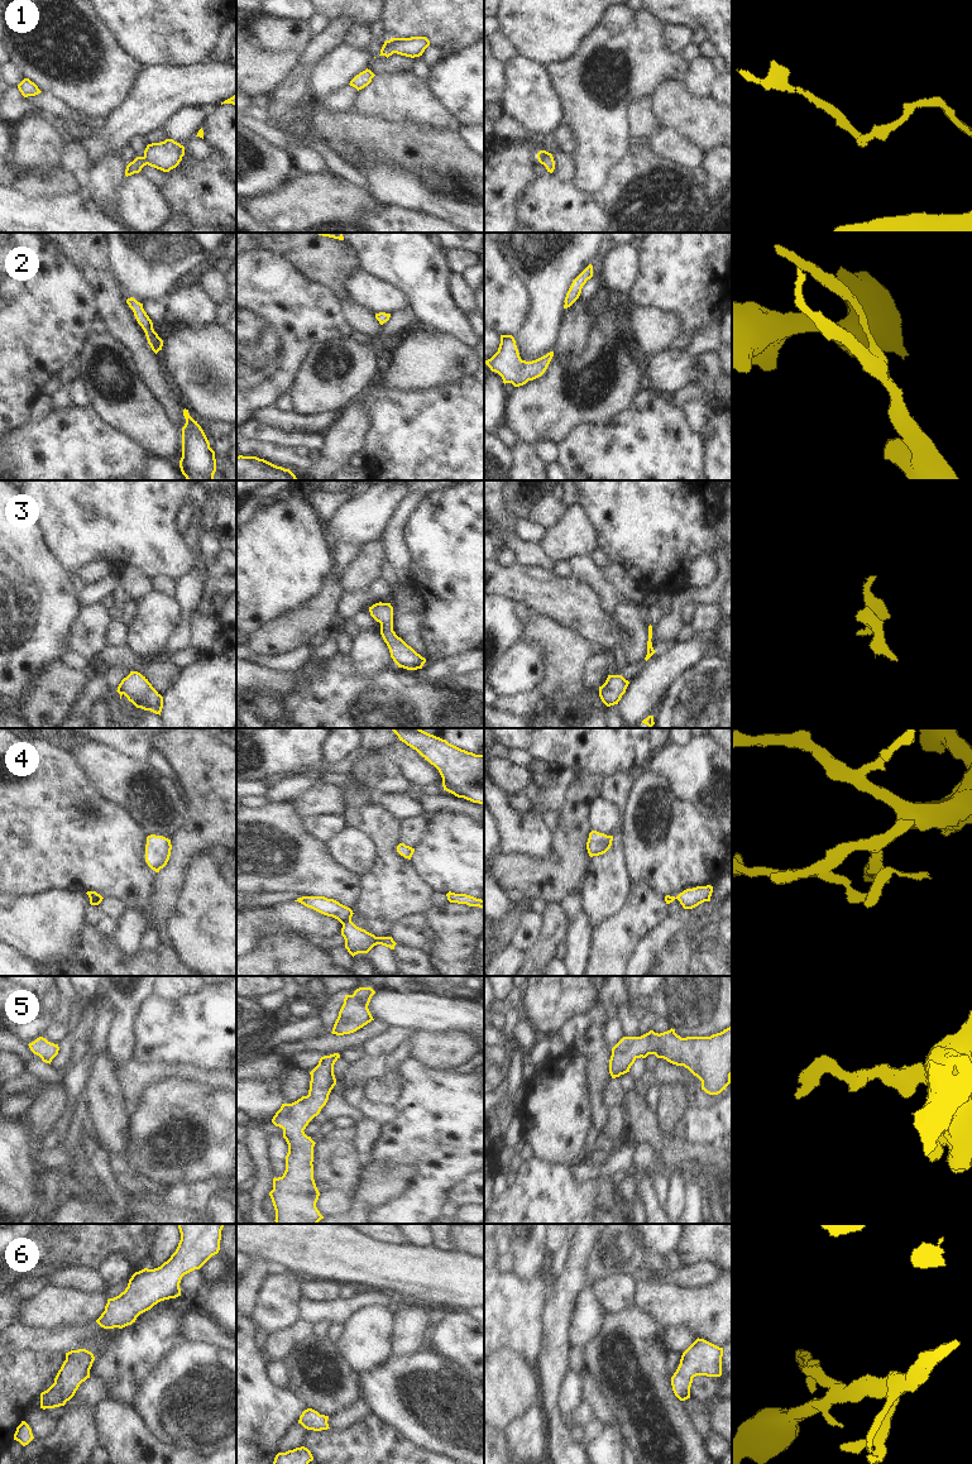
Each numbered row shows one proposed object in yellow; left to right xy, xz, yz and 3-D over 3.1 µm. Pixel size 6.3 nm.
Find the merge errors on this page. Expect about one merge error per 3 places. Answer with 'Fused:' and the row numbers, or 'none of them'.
Fused: 4

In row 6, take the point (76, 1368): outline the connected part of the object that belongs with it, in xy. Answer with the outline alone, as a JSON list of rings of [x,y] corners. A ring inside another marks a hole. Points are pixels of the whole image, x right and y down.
[[[86,1349],[66,1353],[66,1360],[58,1370],[54,1383],[40,1393],[40,1408],[54,1408],[64,1406],[80,1384],[90,1378],[90,1369],[95,1357]]]

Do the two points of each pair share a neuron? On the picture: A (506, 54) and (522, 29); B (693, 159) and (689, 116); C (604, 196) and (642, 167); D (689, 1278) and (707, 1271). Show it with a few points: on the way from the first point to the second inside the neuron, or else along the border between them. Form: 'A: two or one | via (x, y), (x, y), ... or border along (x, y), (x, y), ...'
A: two | border along (501, 29), (517, 52)
B: two | border along (665, 129), (675, 129), (704, 156)
C: one | via (613, 195), (633, 176)
D: one | via (693, 1277), (703, 1273)

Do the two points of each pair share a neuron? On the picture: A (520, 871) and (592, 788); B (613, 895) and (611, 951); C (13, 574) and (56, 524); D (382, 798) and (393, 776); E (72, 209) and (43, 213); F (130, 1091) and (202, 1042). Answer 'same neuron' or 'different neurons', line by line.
A: same neuron
B: different neurons
C: different neurons
D: different neurons
E: same neuron
F: different neurons

